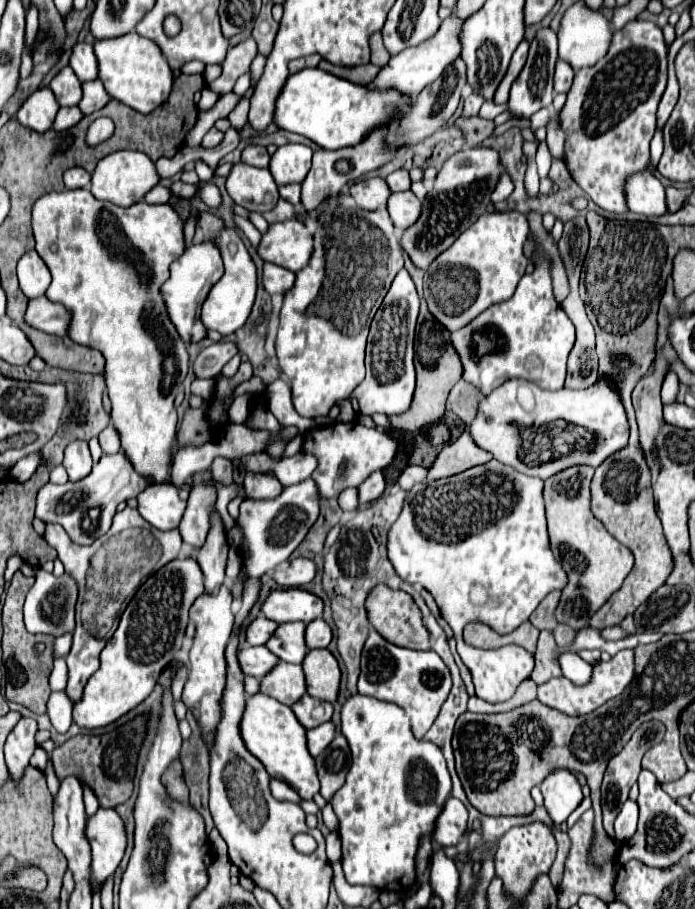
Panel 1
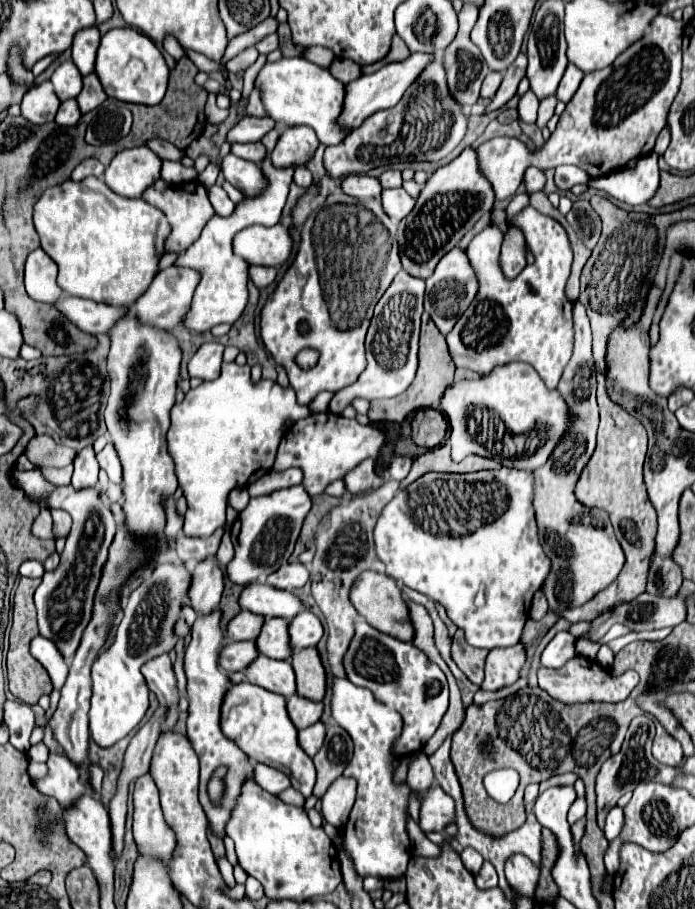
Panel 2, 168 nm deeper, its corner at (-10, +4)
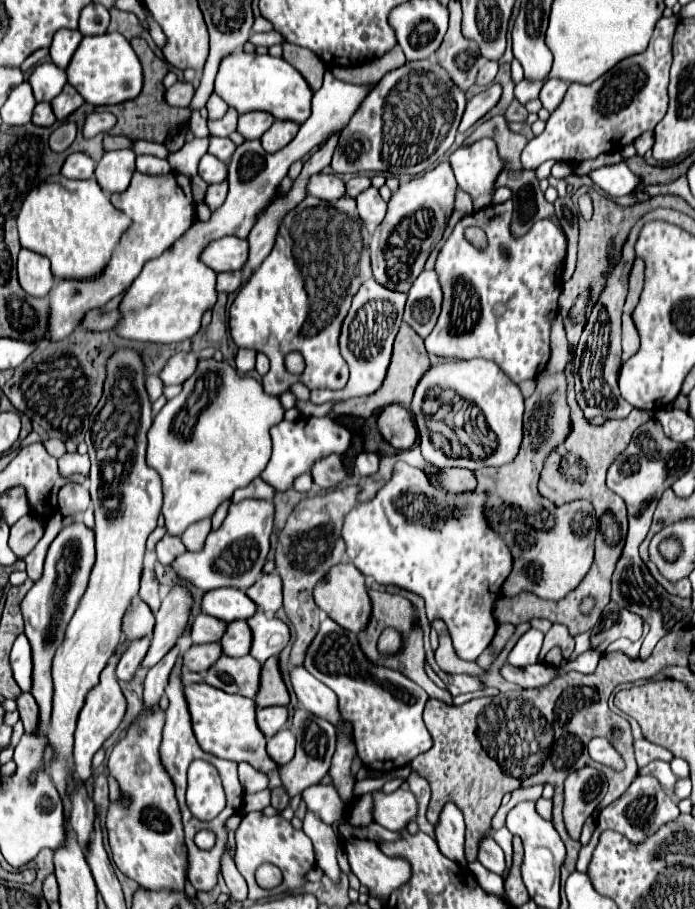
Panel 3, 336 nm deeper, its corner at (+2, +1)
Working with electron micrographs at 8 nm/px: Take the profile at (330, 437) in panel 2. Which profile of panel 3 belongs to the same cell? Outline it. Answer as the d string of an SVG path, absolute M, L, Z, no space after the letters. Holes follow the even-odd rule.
M309 417L309 419L297 419L297 421L281 421L277 425L271 427L271 441L273 441L273 455L267 463L267 467L261 473L261 479L265 483L269 483L271 487L275 487L277 491L287 491L293 485L293 479L299 477L301 473L307 473L311 469L311 465L329 455L329 453L337 453L343 455L347 451L347 447L351 445L351 433L331 421L329 417Z

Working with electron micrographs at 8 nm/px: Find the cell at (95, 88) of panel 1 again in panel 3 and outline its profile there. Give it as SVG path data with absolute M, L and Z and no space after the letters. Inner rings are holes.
M65 85L63 91L51 101L51 107L53 107L53 113L59 121L67 119L67 115L71 115L75 109L79 109L83 105L83 97L71 87L71 85Z

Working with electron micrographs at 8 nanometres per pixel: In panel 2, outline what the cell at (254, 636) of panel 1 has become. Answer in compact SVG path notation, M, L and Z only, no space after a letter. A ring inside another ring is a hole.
M243 610L239 616L235 616L227 626L227 636L231 640L255 640L259 636L259 630L263 628L263 618L259 614L251 614L249 610Z

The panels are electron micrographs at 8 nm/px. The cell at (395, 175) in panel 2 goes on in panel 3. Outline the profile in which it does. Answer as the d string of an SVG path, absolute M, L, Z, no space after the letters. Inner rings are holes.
M357 175L357 177L347 181L347 197L357 197L367 187L371 187L371 179L365 175Z

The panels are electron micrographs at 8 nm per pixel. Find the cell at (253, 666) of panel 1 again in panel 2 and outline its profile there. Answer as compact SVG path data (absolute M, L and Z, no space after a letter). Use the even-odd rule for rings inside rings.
M233 642L223 648L219 664L225 672L239 672L245 670L255 658L259 658L259 648L255 642Z

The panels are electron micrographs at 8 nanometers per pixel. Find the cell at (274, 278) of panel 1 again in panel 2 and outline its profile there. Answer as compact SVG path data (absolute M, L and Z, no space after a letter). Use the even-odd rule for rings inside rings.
M251 266L249 268L249 278L255 286L259 288L267 288L275 282L277 278L277 270L271 268L271 266Z

